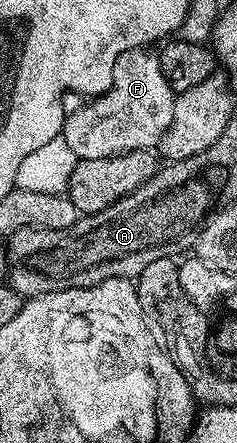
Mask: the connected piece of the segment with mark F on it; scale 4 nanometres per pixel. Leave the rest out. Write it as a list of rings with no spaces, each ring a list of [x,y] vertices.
[[[145,48],[115,58],[113,81],[105,93],[65,117],[63,135],[77,160],[111,158],[131,150],[156,149],[175,118],[177,97],[161,69],[160,55]]]

